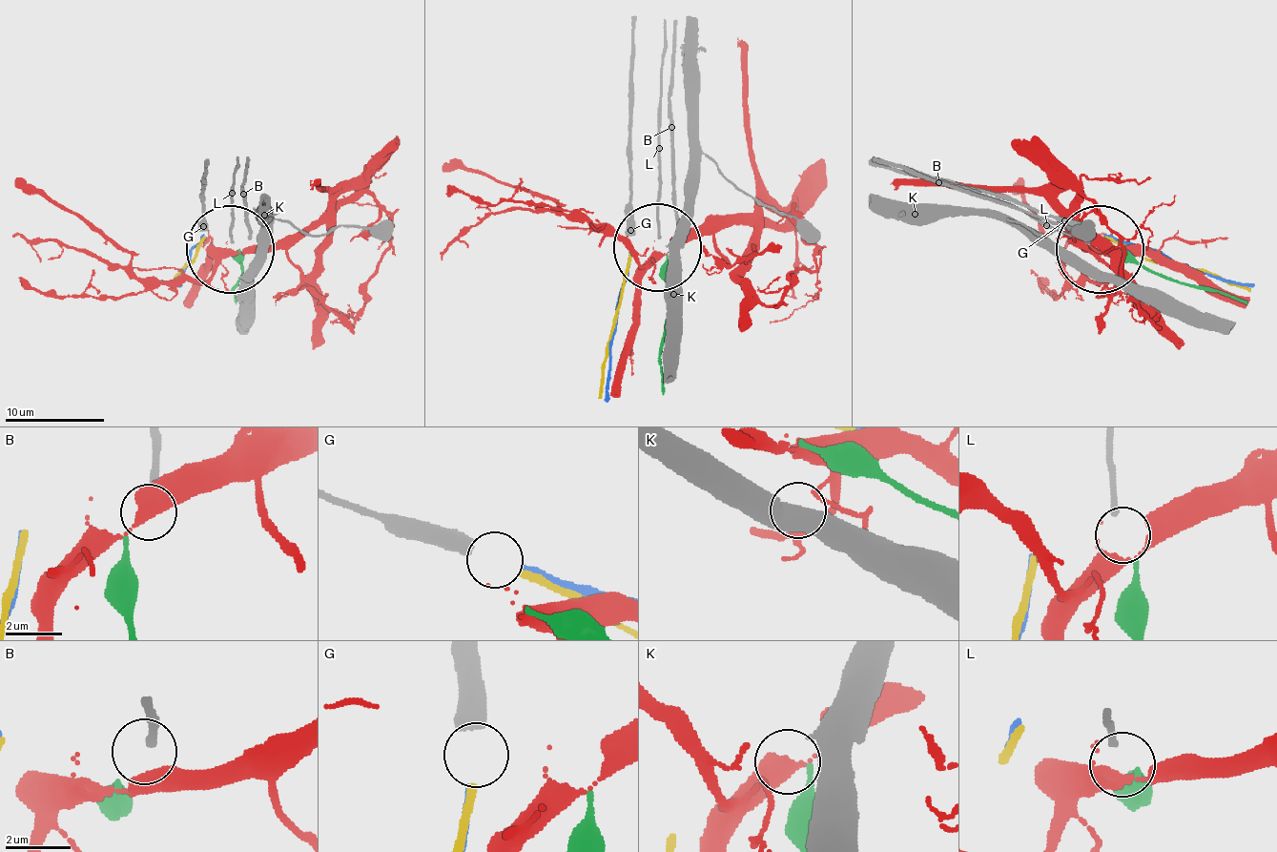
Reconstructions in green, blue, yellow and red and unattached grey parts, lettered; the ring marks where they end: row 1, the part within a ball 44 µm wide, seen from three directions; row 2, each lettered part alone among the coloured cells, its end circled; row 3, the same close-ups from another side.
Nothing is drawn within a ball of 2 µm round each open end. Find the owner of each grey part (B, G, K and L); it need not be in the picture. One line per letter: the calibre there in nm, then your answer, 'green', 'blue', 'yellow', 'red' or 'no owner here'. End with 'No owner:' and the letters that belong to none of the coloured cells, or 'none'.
B: calibre 260 nm; no owner here
G: calibre 600 nm; yellow
K: calibre 550 nm; no owner here
L: calibre 200 nm; green
No owner: B, K

